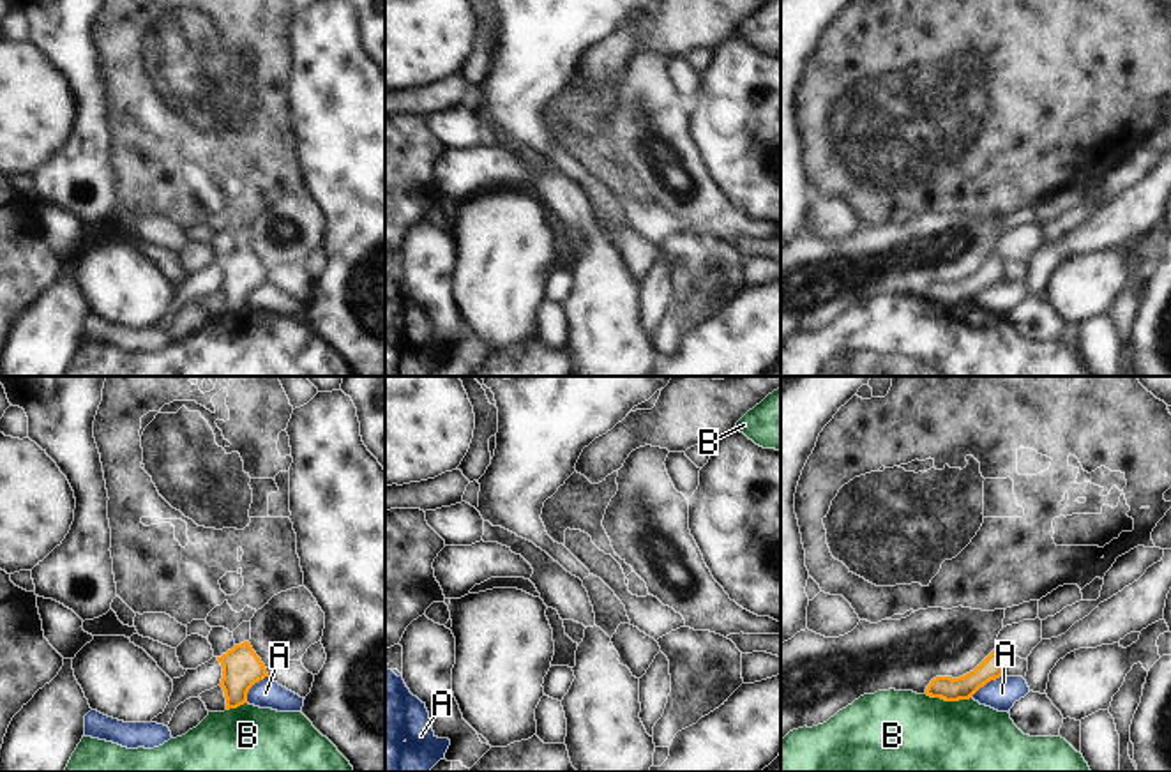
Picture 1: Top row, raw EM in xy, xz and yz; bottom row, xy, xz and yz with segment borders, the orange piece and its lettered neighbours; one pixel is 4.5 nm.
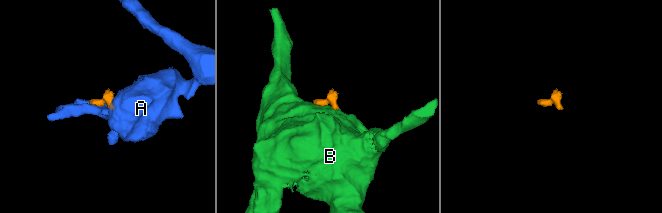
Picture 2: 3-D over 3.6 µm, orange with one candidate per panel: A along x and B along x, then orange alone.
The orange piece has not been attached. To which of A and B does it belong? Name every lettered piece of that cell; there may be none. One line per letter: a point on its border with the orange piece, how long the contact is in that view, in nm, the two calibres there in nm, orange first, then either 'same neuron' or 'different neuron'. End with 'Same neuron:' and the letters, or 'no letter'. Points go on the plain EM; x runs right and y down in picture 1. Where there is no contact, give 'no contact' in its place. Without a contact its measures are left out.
A: meets orange in xy at (251, 290); contact 160 nm long; 180 nm thick on the orange side, 130 nm on the other; different neuron
B: meets orange in yz at (949, 304); contact 200 nm long; 110 nm thick on the orange side, 500 nm on the other; different neuron
Same neuron: no letter

